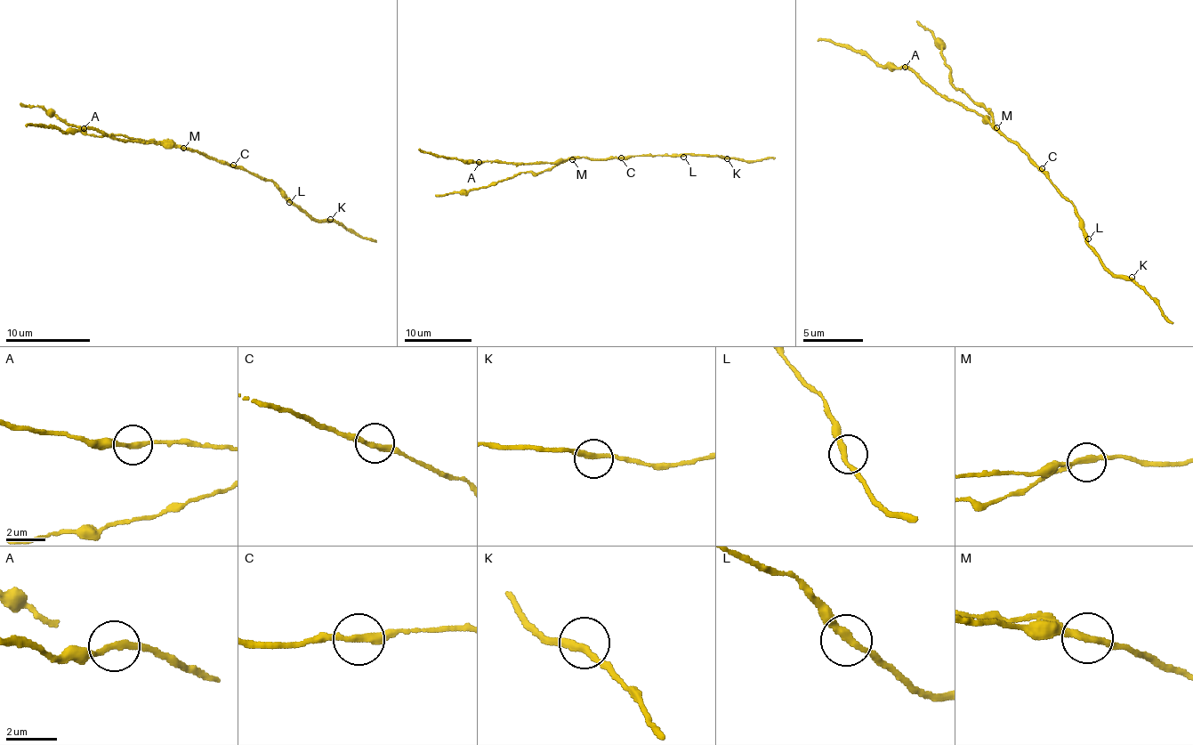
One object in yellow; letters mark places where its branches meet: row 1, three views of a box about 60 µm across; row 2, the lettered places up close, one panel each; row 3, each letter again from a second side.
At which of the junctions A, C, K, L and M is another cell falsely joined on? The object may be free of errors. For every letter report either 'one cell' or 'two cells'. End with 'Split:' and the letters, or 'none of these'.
A: one cell
C: one cell
K: one cell
L: one cell
M: two cells
Split: M

